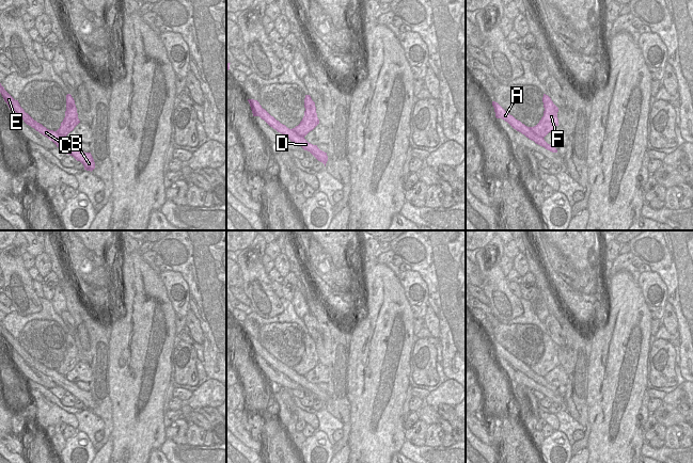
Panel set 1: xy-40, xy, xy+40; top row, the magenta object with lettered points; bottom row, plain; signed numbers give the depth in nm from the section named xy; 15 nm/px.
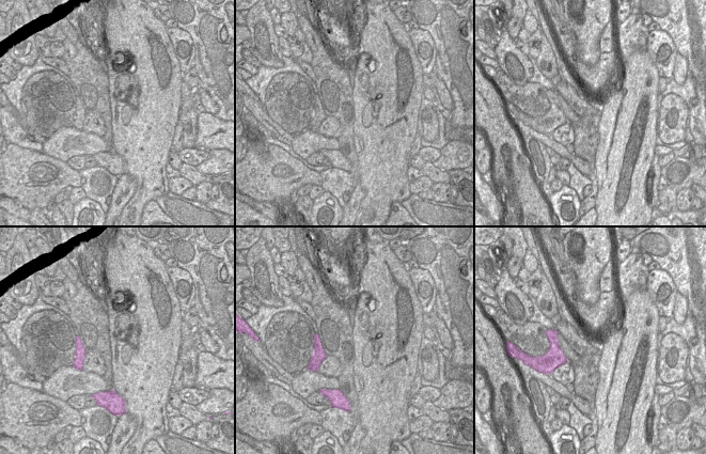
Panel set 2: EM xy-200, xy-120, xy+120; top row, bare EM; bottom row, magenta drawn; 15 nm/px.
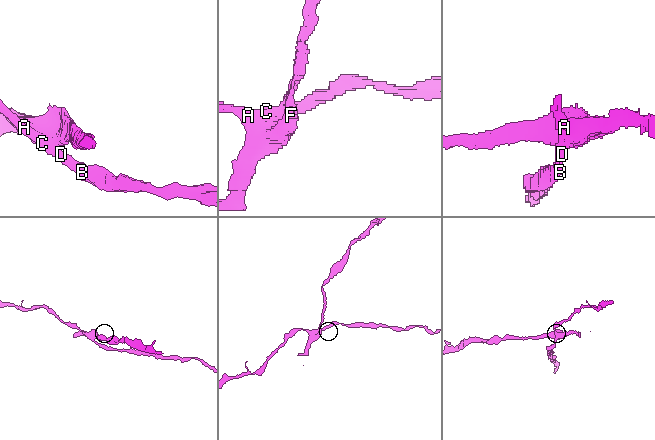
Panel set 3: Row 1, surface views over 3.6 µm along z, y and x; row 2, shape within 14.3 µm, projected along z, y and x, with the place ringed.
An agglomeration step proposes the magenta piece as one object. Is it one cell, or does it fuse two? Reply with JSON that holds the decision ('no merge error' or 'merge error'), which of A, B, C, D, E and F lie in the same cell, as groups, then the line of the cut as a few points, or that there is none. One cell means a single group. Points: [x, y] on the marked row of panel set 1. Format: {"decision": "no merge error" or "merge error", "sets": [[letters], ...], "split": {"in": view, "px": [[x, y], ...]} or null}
{"decision": "merge error", "sets": [["A", "B", "C", "D", "E"], ["F"]], "split": {"in": "xy+40", "px": [[529, 127], [542, 138]]}}

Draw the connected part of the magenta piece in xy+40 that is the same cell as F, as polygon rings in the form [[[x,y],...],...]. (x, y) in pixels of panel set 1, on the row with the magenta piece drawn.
[[[544,94],[542,102],[545,108],[544,116],[536,126],[530,128],[537,135],[545,138],[549,132],[554,130],[556,126],[558,126],[557,118],[558,108],[546,94]]]

